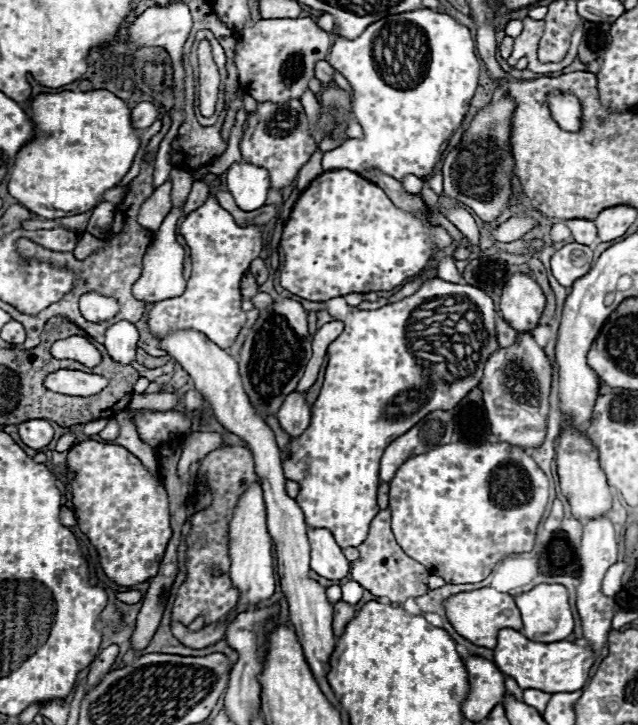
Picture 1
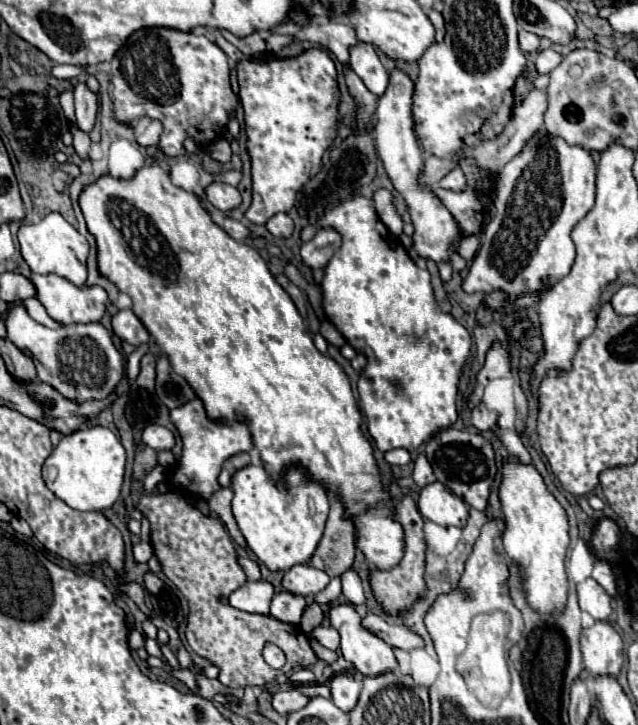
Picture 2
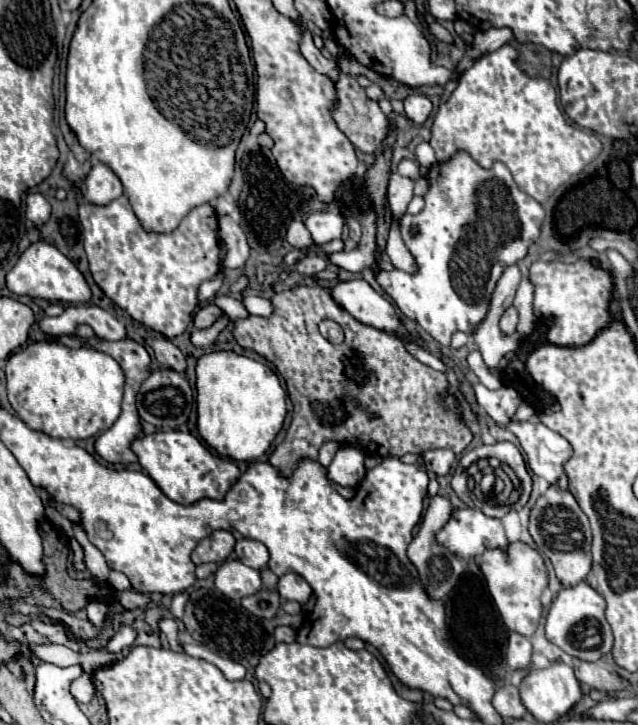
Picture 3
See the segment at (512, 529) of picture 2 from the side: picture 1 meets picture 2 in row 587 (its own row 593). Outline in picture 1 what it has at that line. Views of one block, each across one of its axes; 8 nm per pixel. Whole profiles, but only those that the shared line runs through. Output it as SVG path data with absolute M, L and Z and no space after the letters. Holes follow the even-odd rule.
M538 584L530 592L524 592L516 596L516 606L522 612L522 634L530 640L542 640L542 642L554 642L564 640L572 634L574 618L568 604L568 590L562 584Z

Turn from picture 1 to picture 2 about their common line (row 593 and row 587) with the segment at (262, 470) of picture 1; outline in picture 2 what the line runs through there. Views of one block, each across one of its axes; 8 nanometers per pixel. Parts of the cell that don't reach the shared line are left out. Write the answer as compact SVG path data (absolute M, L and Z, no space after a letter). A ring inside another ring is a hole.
M298 564L284 572L282 588L300 596L314 596L322 592L328 586L328 582L330 582L330 576L326 572L310 568L306 564Z

